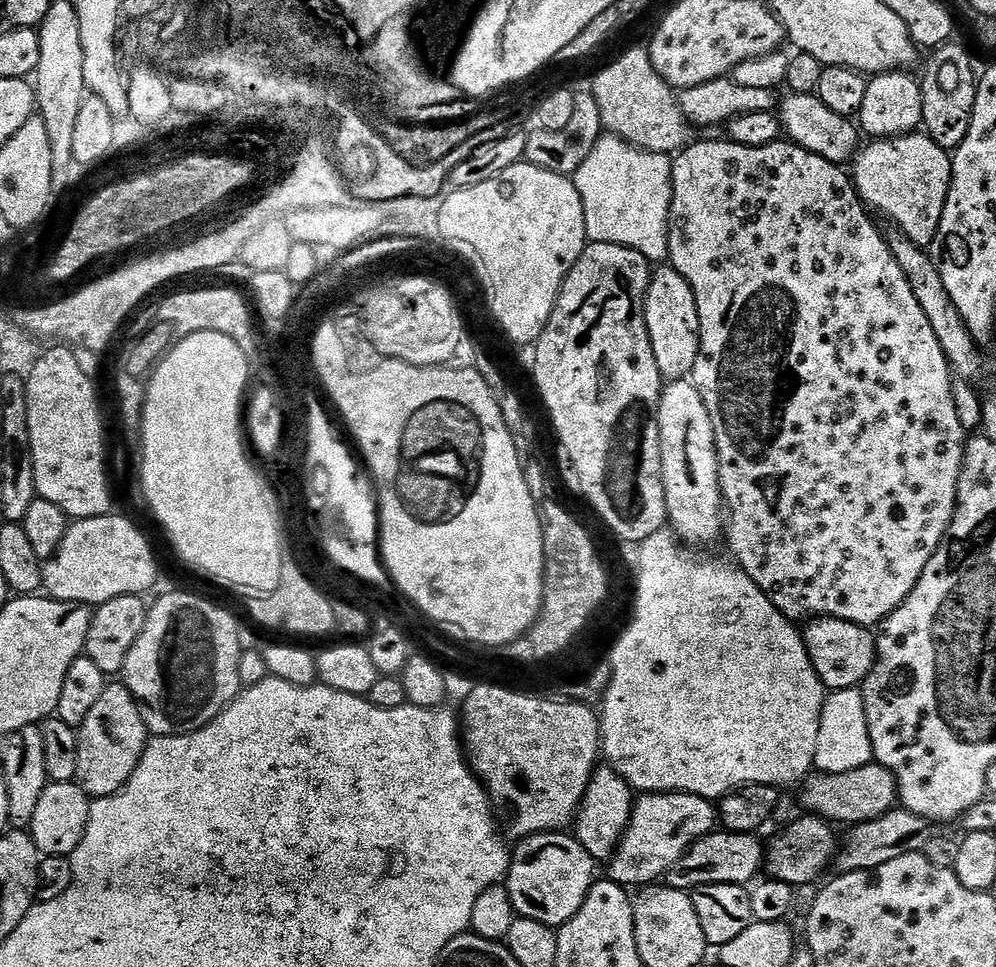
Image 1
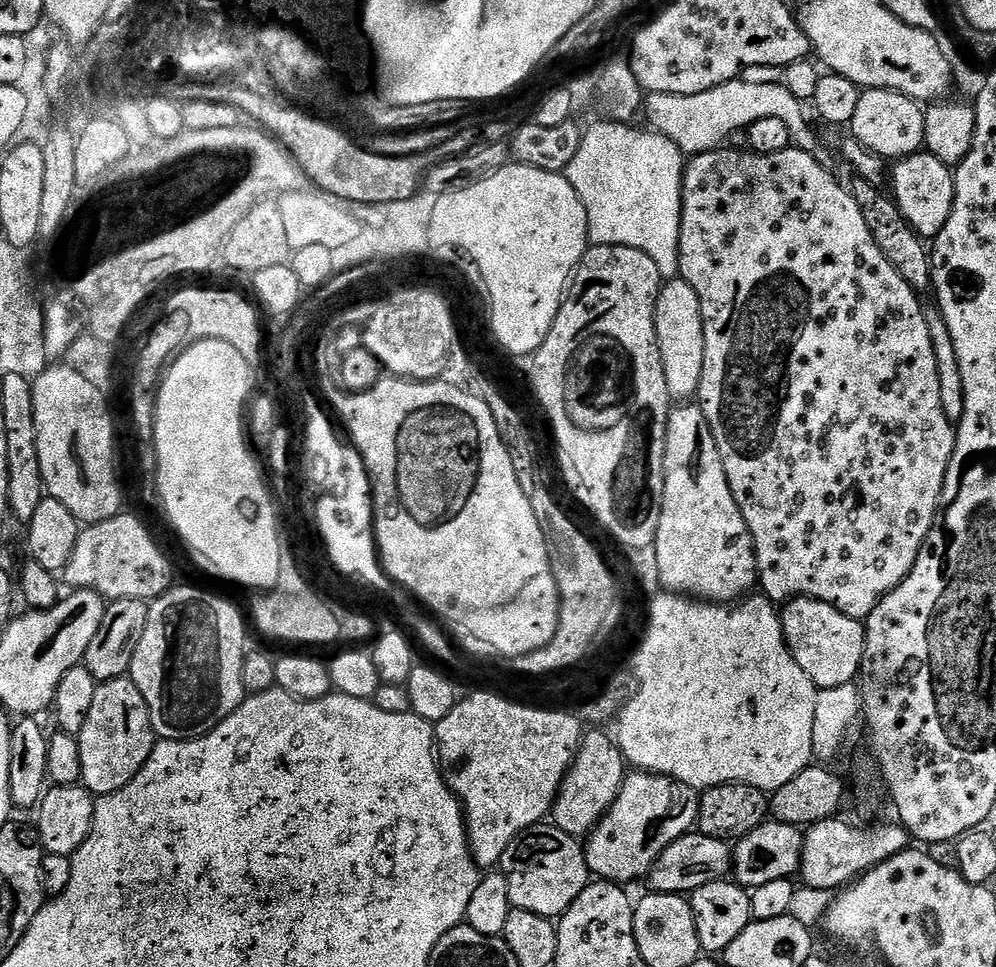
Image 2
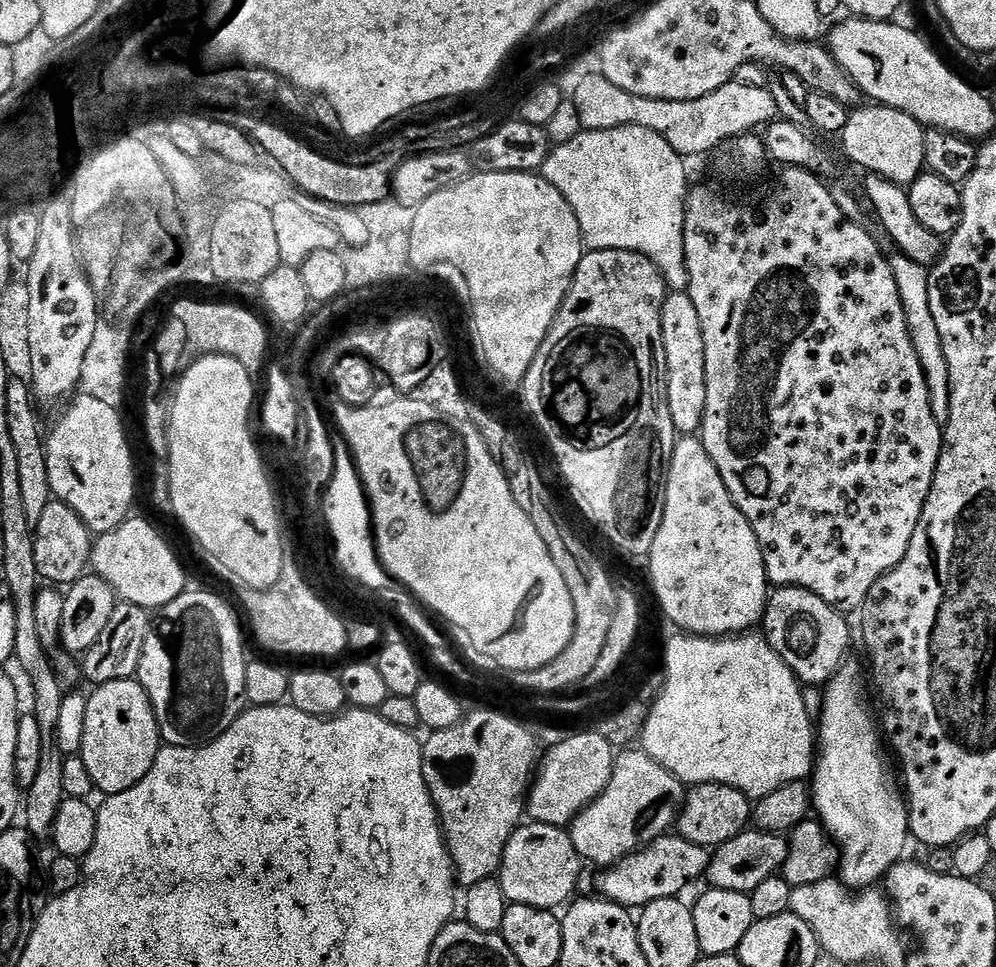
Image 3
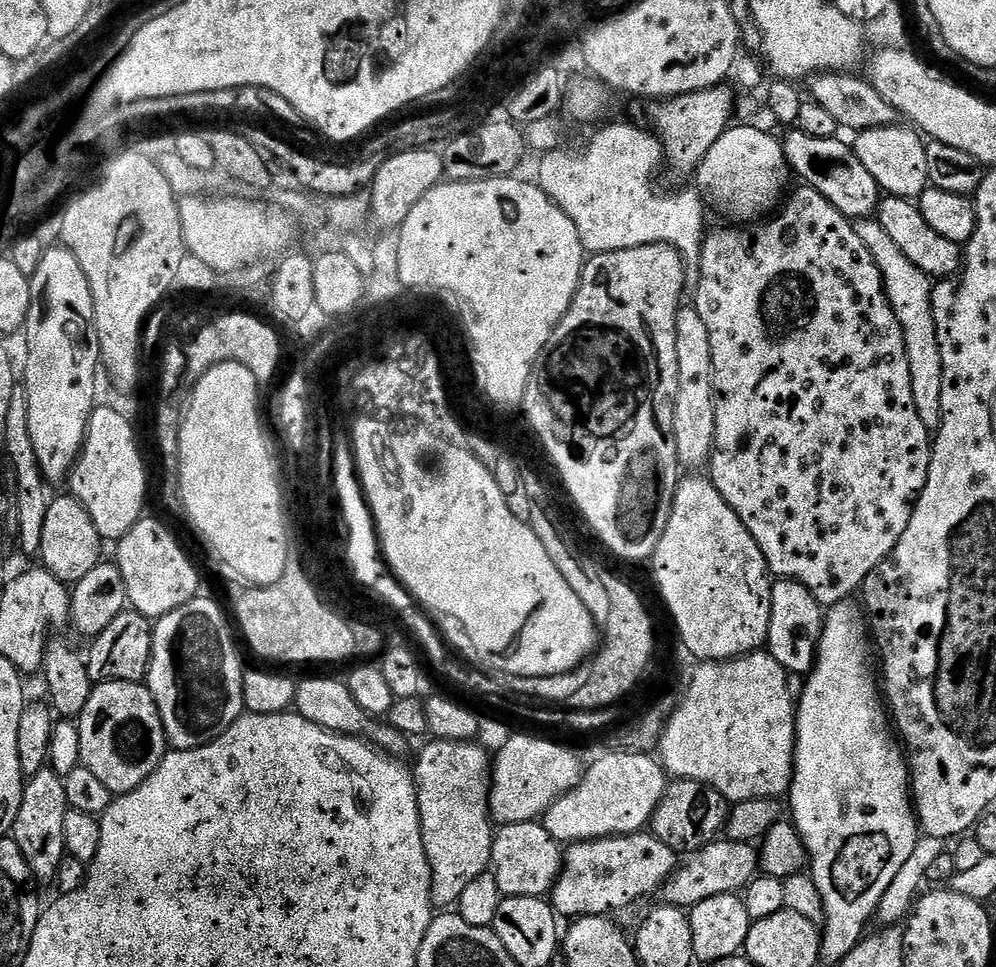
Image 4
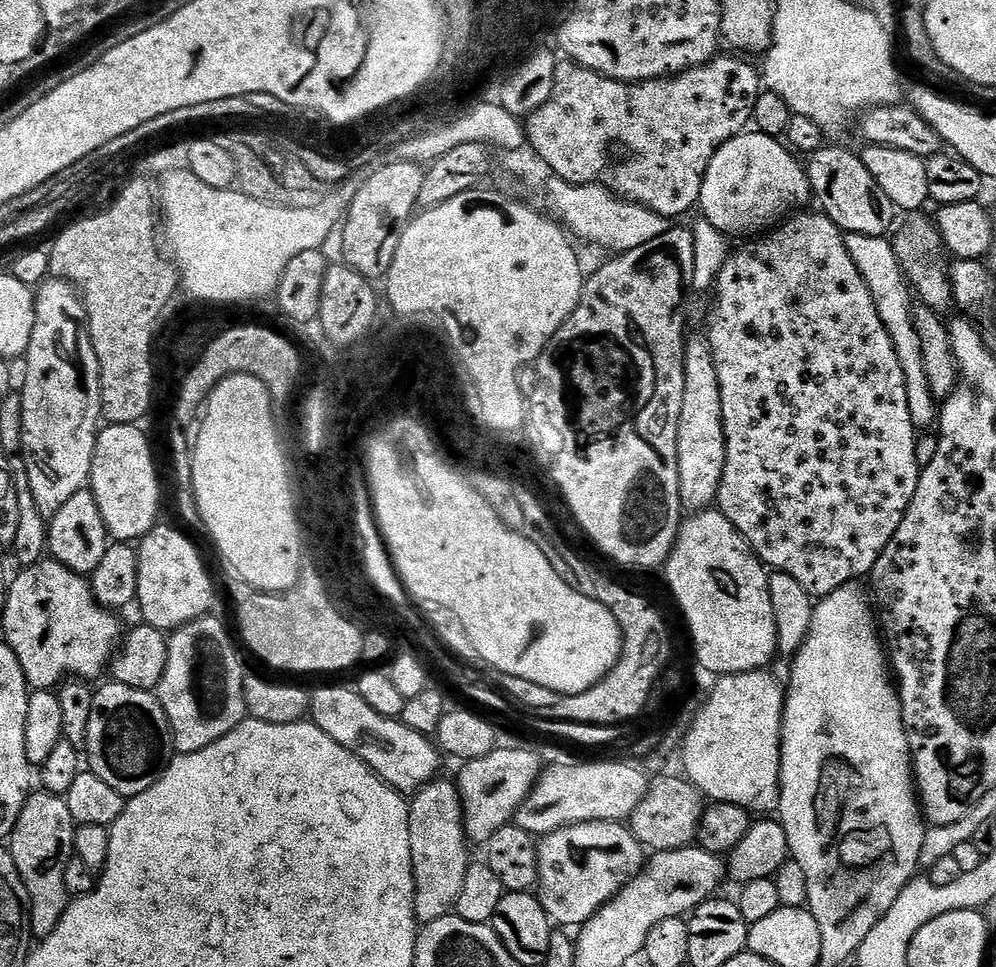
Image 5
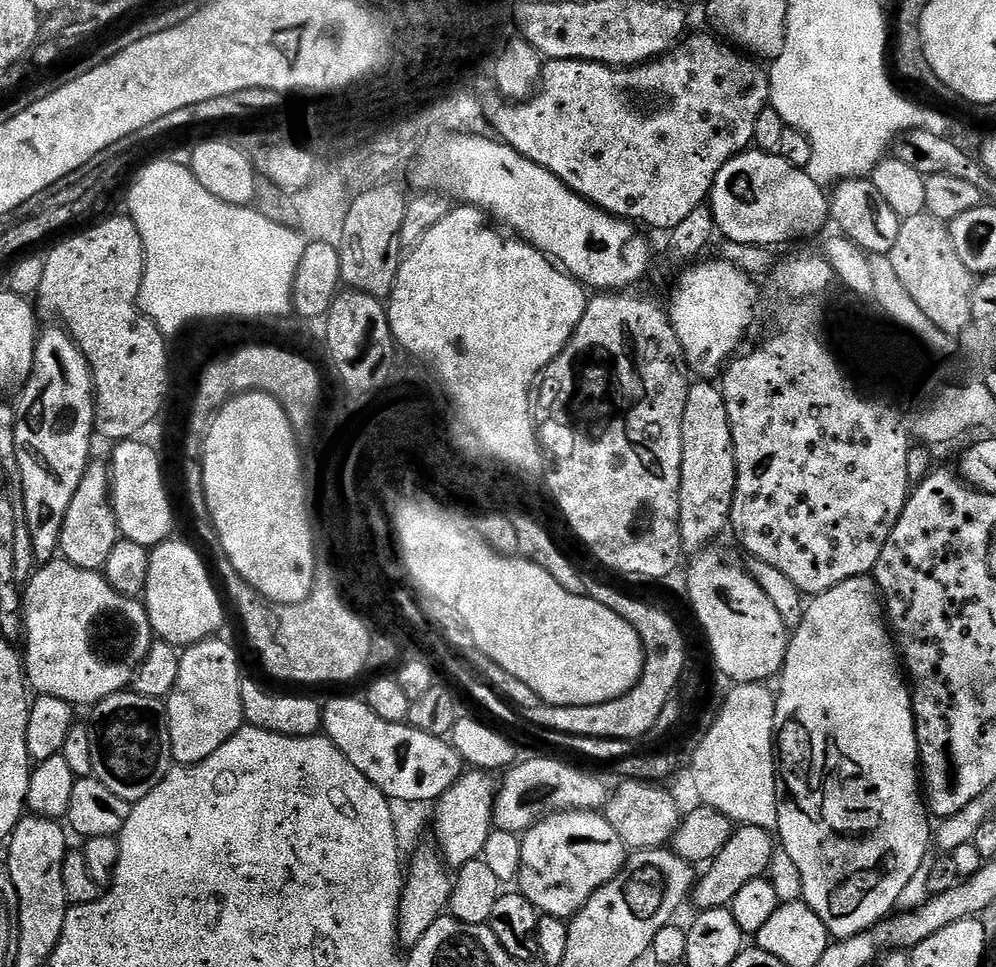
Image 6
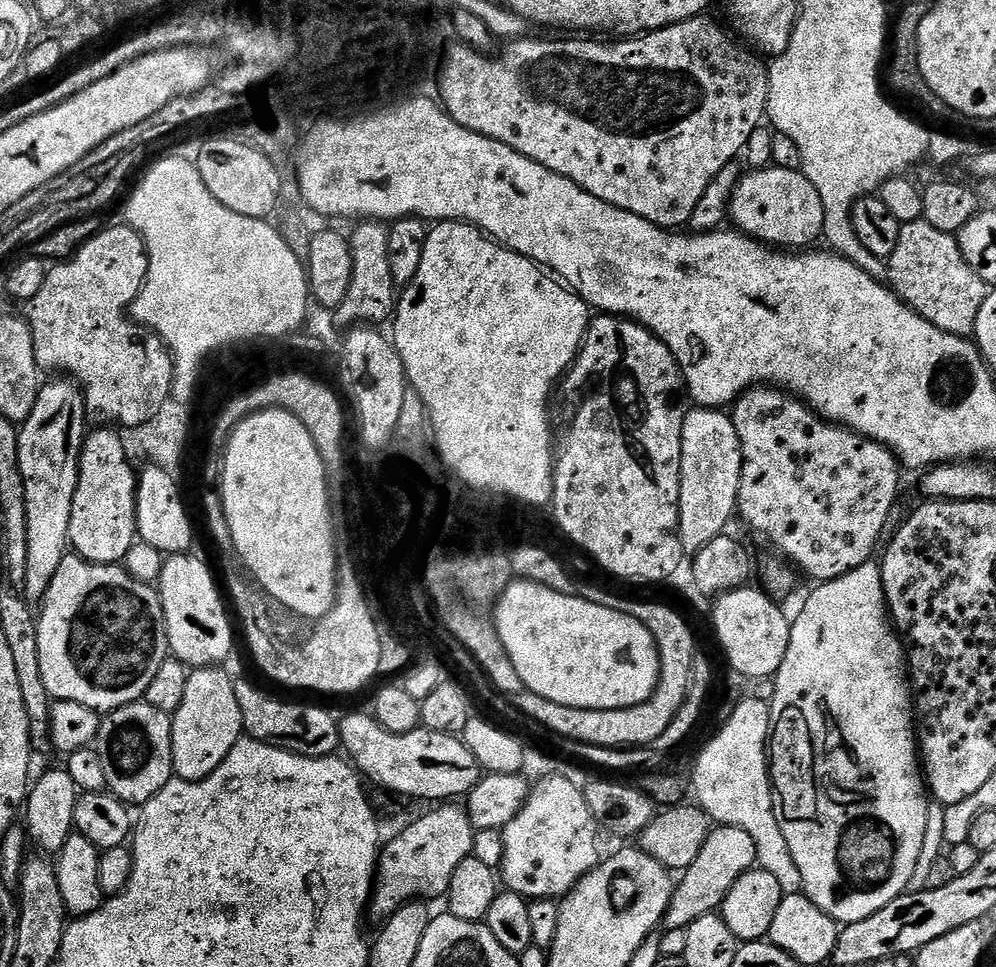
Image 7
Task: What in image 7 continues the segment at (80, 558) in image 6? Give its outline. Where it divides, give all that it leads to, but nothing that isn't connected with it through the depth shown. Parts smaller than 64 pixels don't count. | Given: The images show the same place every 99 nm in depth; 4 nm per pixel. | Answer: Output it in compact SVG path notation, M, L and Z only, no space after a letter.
M100 426L97 432L89 431L84 437L84 449L80 451L80 473L78 486L74 490L74 506L70 510L70 530L68 543L75 555L91 564L120 564L126 558L130 546L138 542L136 531L136 481L137 469L132 469L124 440L119 431L108 426Z

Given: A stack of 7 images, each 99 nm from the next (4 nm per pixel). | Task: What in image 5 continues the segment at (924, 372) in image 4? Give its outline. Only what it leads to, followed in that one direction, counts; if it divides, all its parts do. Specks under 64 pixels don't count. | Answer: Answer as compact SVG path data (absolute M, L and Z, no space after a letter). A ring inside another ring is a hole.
M847 233L844 237L846 248L854 259L854 264L865 278L870 288L871 297L878 307L879 317L886 326L887 334L897 351L898 362L906 377L906 400L909 403L910 420L917 431L935 425L938 418L938 402L929 386L926 376L925 362L922 354L922 342L914 321L914 294L904 275L895 254L893 243L887 237ZM913 302L913 304L912 304Z

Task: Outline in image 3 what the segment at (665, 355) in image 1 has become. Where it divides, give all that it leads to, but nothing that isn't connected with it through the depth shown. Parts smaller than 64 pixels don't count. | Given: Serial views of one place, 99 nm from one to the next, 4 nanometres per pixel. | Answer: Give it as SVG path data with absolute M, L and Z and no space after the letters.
M669 291L660 317L662 346L666 350L666 398L670 418L674 418L677 433L696 434L706 414L706 342L702 342L702 322L698 322L698 310L687 292Z

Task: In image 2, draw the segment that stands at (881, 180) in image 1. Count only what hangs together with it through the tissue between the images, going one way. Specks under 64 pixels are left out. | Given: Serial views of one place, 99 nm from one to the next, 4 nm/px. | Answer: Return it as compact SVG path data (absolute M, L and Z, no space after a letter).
M926 150L915 152L904 160L895 161L890 168L890 196L900 208L905 222L921 238L934 238L946 226L950 218L950 210L954 206L956 193L956 177L953 169L947 164L938 162Z

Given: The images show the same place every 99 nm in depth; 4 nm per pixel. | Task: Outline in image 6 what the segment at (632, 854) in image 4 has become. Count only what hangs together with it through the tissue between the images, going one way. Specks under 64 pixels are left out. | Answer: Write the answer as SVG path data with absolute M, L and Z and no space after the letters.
M596 810L552 812L523 833L520 845L522 846L522 866L518 877L520 895L526 897L537 912L563 921L580 912L582 906L586 906L586 902L599 888L609 884L624 867L626 859L622 838L618 838L614 826L610 826L607 818Z

